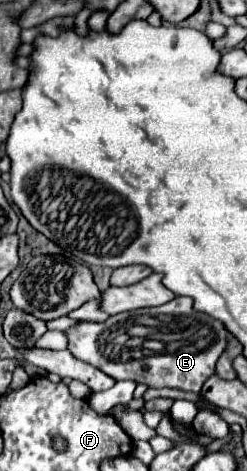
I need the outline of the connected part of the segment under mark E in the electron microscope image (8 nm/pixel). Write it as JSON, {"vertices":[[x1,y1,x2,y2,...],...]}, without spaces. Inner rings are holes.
{"vertices":[[177,296,157,308,109,316,99,324,79,322,67,330,73,356,93,364,115,380,135,380,151,388,179,388,195,394,199,394,205,380,215,374,215,362,225,350,227,334,221,322,193,310,193,300,187,296],[133,336,147,340,133,340],[139,346,147,348,147,354,141,358]]}

